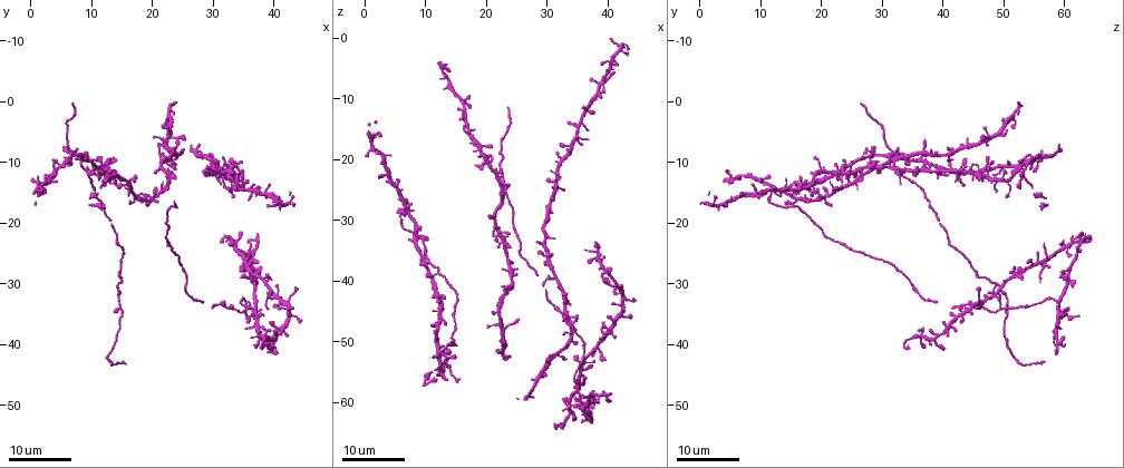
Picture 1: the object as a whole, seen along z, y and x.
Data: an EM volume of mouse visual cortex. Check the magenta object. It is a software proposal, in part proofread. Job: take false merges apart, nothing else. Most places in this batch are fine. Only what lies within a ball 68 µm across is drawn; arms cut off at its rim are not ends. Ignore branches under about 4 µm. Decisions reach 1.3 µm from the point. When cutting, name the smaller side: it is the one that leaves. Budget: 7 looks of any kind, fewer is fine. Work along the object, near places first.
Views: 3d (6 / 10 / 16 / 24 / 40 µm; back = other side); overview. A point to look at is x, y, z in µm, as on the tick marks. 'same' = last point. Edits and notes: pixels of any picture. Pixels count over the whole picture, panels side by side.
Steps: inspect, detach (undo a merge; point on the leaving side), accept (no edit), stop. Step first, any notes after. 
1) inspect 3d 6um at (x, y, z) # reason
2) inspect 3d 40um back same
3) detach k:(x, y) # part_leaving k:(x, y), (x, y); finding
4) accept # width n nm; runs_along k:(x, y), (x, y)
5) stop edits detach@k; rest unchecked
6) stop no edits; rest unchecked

inspect 3d 24um at (34.0, 24.0, 60.0) # calibre changes

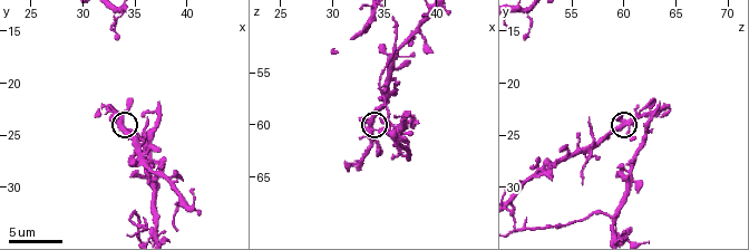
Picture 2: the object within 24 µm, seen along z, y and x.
inspect 3d 10um at (33.8, 24.0, 60.4)

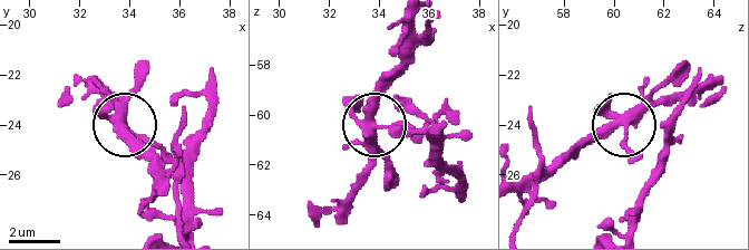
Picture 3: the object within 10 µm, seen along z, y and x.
accept # all the same neuron

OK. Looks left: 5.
inspect 3d 16um at (38.5, 38.5, 35.0) # three arms meet

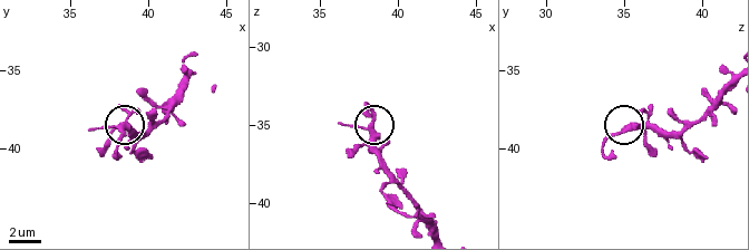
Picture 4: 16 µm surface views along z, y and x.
inspect 3d 6um at (38.4, 39.0, 35.0)

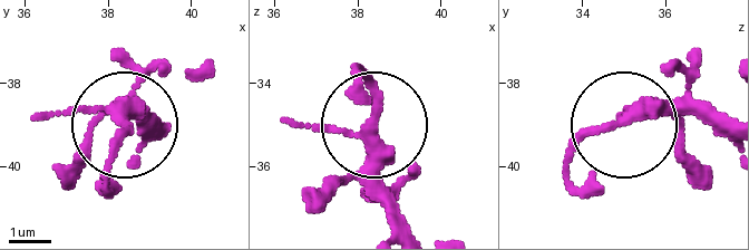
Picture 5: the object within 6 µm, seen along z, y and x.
inspect 3d 6um back at (38.35, 38.80, 35.00)

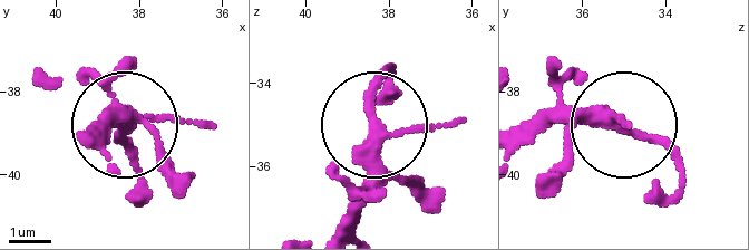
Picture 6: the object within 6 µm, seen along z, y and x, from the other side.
accept # runs_along 6:(519, 131), (636, 131), (675, 166), (679, 195); continuous, no second neuron

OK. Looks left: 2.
inspect 3d 16um at (17.5, 16.0, 16.0) # two arms in line, one across

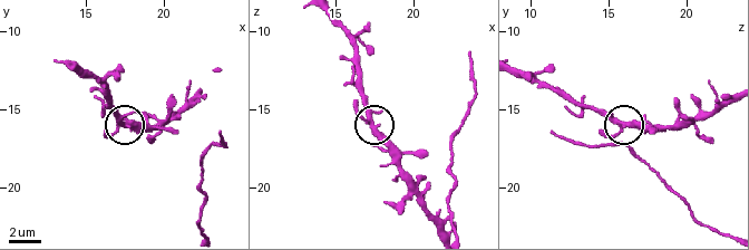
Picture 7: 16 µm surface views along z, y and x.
inspect 3d 10um at (17.6, 15.8, 16.2) # closer look

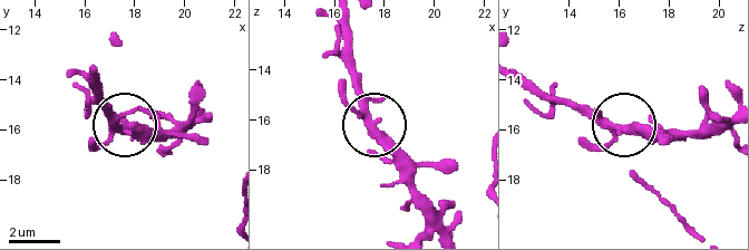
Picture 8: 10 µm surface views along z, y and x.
accept # runs_along 8:(454, 157), (405, 157), (375, 126), (342, 58); one neuron here

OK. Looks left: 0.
stop no edits; rest unchecked

